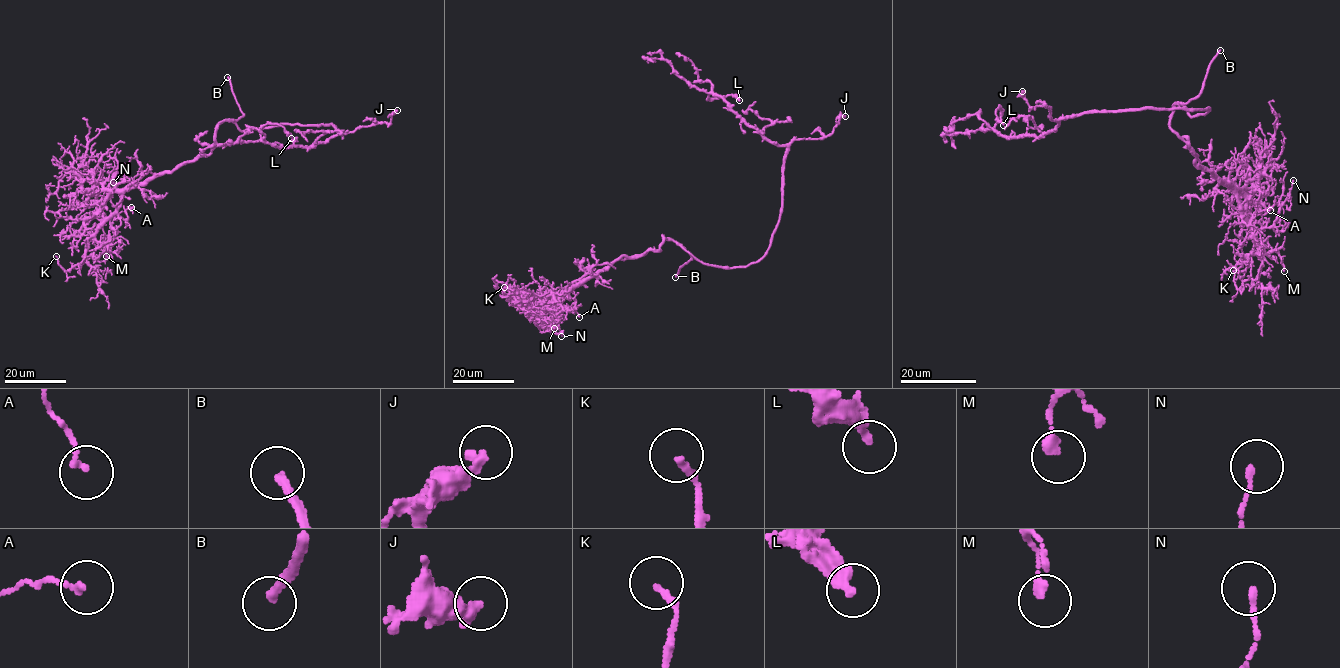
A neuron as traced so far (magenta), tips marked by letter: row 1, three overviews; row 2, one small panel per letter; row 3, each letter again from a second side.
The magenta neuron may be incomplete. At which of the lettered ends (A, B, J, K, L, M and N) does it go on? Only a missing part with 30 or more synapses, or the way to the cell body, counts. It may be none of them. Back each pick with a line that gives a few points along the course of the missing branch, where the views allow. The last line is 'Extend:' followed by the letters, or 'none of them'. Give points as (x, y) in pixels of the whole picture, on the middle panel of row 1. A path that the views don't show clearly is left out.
B: missing branch runs (675, 277), (666, 290), (619, 294), (588, 287), (551, 287), (536, 281), (528, 273)
Extend: B

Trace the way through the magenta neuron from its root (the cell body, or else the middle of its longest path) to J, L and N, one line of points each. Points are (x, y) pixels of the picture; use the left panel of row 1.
J: (273, 127), (282, 124), (331, 124), (341, 133), (352, 132), (362, 127), (389, 123), (397, 110)
L: (273, 127), (331, 124), (339, 133), (309, 147), (275, 147), (261, 140), (260, 129), (277, 124), (291, 138)
N: (273, 127), (241, 131), (223, 121), (208, 155), (131, 185), (100, 224), (101, 199), (112, 195), (113, 182)

